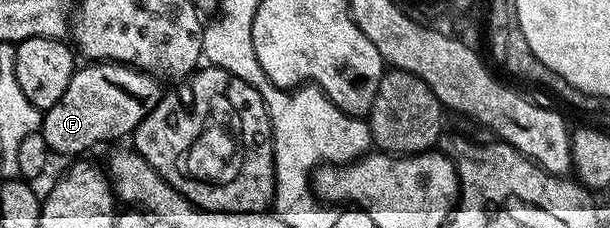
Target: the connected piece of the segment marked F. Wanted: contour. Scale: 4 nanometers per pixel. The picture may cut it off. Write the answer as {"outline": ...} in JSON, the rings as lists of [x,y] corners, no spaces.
{"outline":[[[94,61],[85,65],[89,66],[74,69],[67,92],[55,100],[51,109],[44,111],[39,133],[54,155],[81,154],[100,142],[128,139],[162,98],[162,83],[143,70],[121,66],[118,62]]]}

